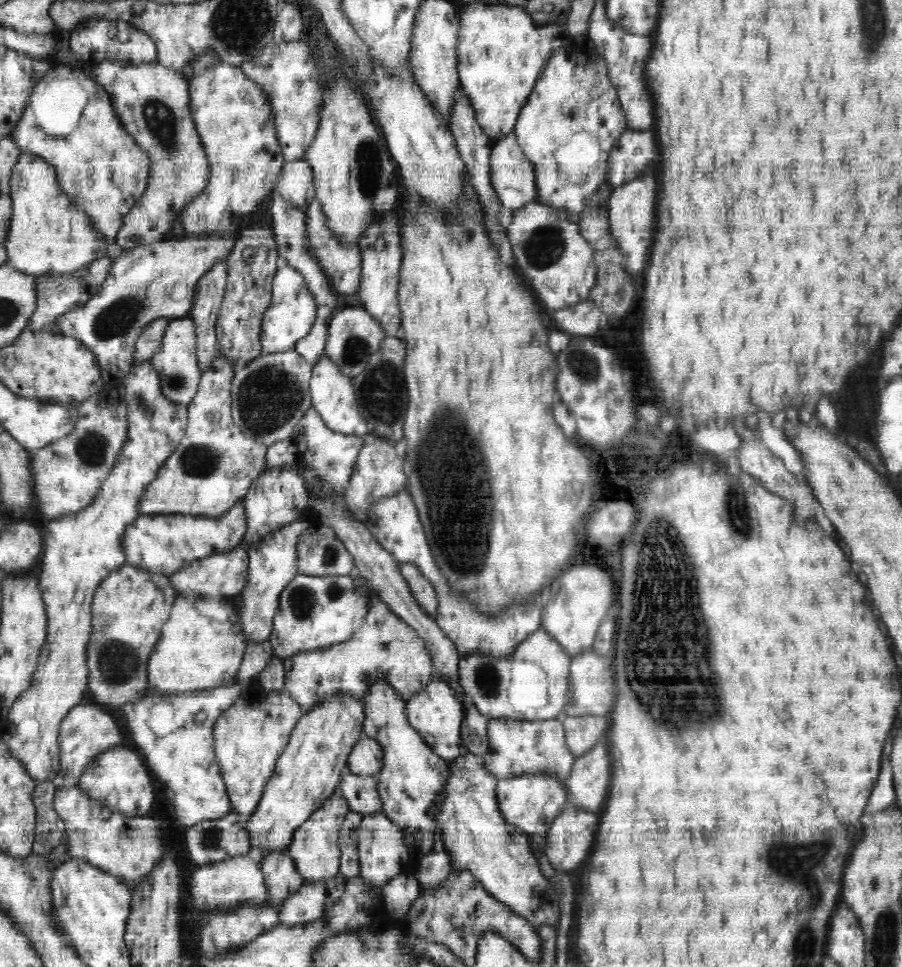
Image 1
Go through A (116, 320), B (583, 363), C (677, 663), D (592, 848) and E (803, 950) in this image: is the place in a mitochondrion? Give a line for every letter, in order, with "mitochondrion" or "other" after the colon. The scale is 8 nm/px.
A: mitochondrion
B: mitochondrion
C: mitochondrion
D: other
E: mitochondrion

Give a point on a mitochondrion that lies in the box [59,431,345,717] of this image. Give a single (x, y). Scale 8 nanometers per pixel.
(199, 459)

